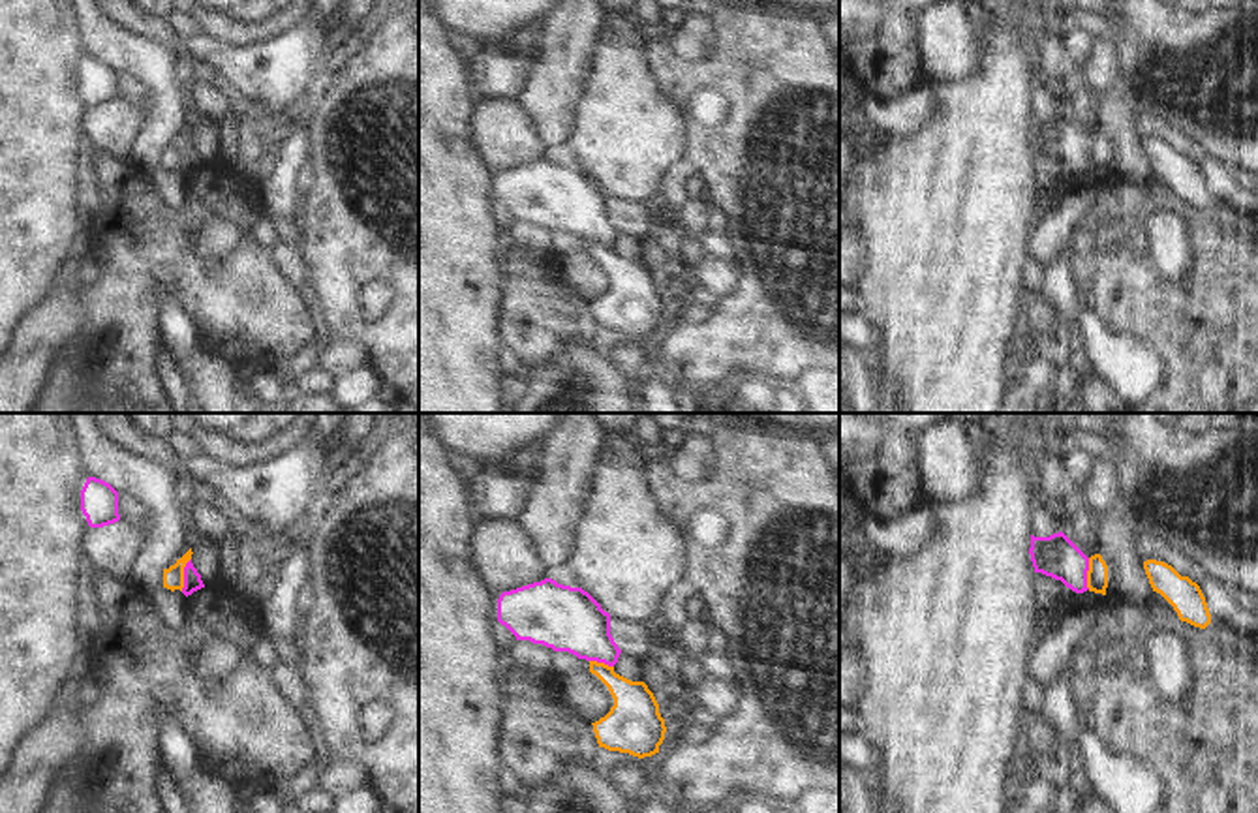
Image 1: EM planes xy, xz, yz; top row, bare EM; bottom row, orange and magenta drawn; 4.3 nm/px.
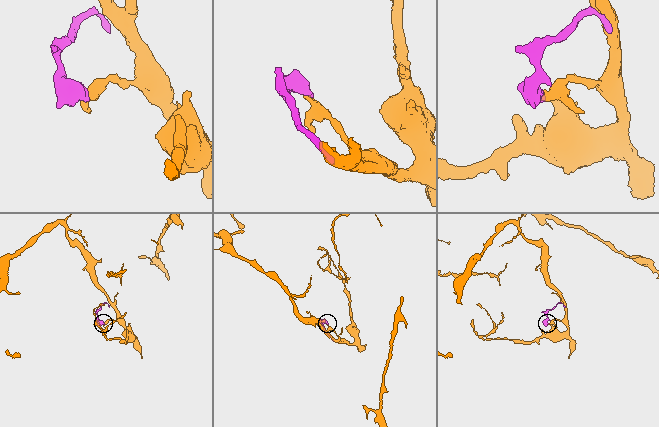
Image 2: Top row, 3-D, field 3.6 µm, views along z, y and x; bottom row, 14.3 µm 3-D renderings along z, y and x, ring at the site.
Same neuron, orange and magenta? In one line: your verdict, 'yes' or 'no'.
no

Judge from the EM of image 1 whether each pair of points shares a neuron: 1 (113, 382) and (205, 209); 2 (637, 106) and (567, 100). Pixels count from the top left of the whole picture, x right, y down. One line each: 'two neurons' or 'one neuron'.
1: one neuron
2: two neurons

